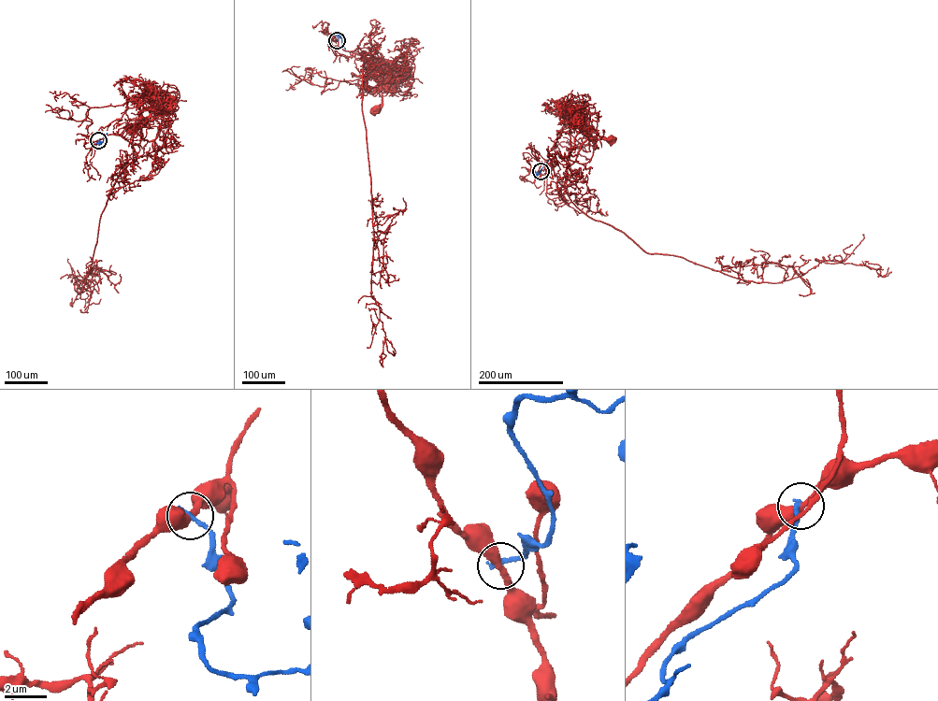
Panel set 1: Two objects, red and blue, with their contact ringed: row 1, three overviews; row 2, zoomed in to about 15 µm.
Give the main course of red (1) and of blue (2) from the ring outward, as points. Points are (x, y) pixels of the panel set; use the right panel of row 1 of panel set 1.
1: (541, 171), (550, 164), (552, 160), (555, 174), (563, 177), (575, 161), (580, 146), (588, 138), (611, 140)
2: (541, 171), (548, 160)

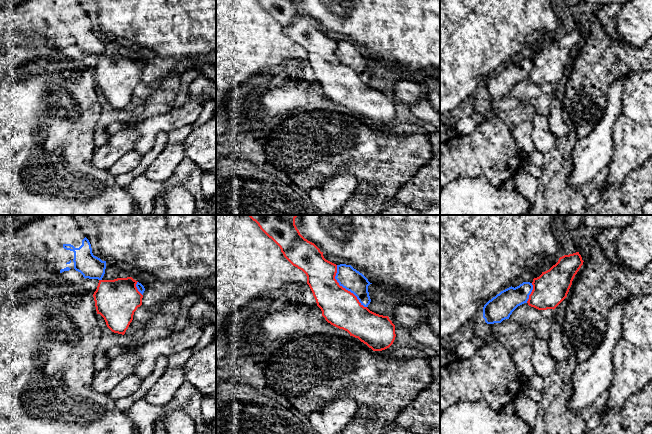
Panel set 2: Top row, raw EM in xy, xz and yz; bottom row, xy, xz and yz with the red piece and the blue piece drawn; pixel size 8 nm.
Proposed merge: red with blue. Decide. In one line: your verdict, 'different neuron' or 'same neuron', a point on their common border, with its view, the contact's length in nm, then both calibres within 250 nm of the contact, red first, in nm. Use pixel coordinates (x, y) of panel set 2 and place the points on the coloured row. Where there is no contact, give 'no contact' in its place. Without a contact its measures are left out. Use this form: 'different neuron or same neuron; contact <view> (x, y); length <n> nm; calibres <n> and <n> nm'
different neuron; contact xz (344, 288); length 420 nm; calibres 300 and 180 nm

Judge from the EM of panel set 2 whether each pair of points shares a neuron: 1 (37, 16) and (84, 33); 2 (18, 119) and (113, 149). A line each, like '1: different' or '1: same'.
1: same
2: different

